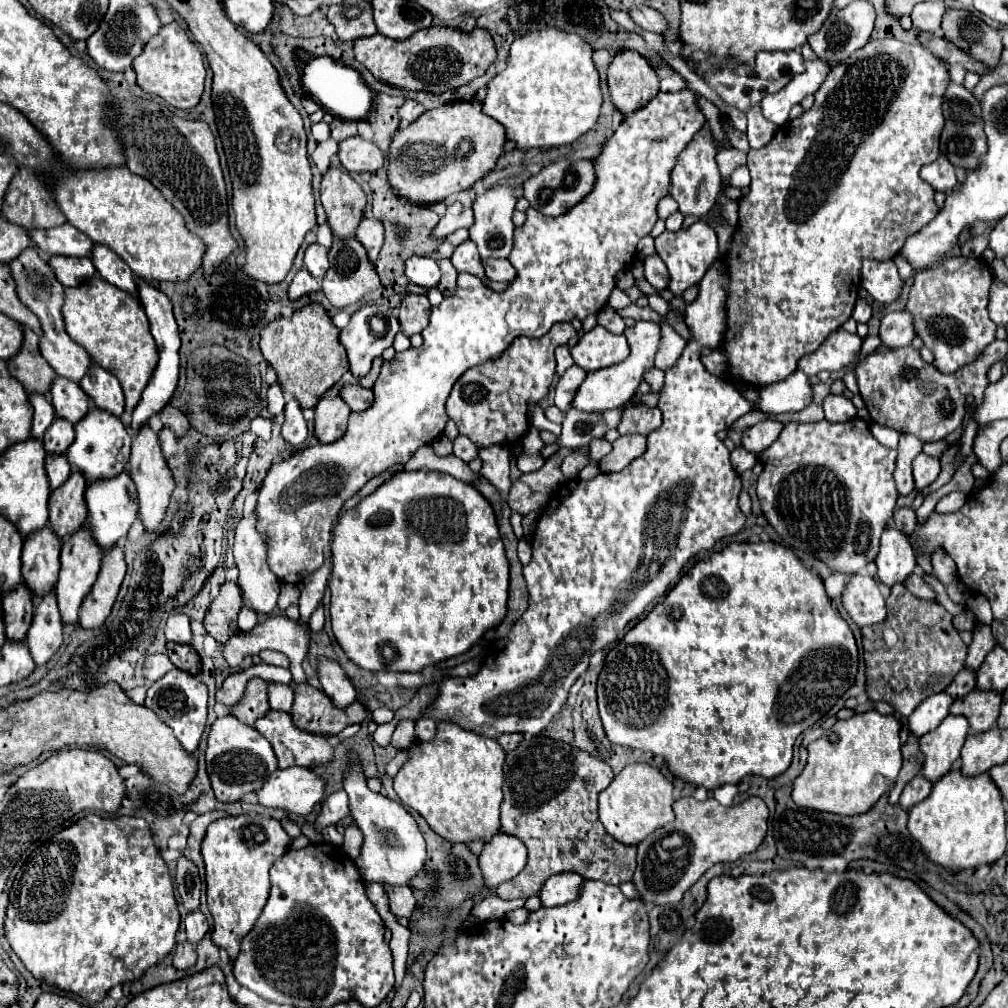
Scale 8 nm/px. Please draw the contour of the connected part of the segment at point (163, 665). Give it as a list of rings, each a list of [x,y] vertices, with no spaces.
[[[154,654],[154,656],[146,656],[144,660],[144,678],[150,682],[156,682],[158,678],[162,678],[166,672],[170,672],[174,668],[174,664],[170,662],[170,658],[166,654]]]

